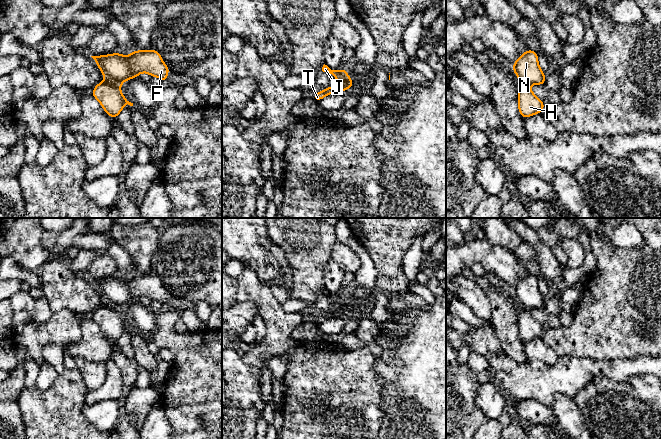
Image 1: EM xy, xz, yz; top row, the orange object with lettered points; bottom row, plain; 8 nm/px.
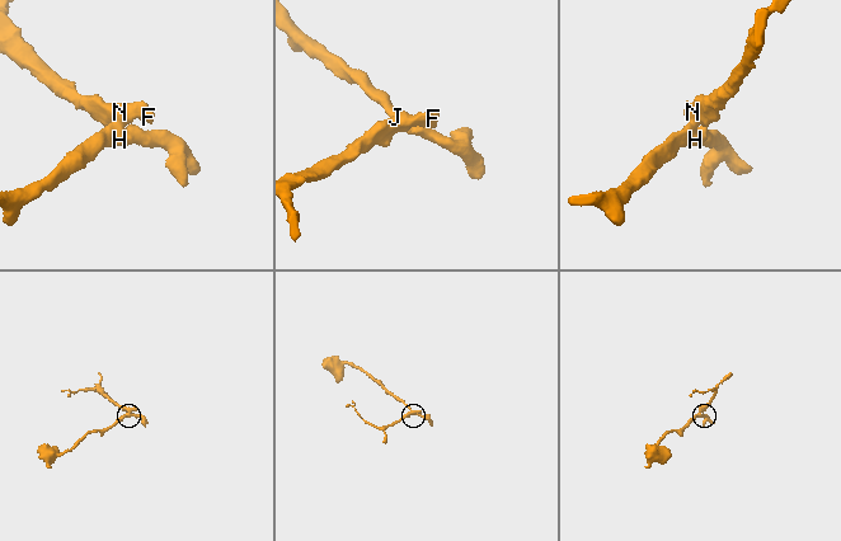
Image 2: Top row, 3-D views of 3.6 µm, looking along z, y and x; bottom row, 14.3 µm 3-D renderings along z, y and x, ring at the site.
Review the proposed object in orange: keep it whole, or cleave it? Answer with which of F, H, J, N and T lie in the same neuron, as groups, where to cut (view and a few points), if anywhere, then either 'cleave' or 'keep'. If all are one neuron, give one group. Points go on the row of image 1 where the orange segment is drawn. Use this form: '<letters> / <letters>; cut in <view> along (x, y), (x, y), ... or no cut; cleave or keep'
F N T / H J; cut in xy along (106, 79), (119, 85); cleave

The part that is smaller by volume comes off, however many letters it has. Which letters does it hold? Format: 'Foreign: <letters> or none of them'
Foreign: F, N, T

